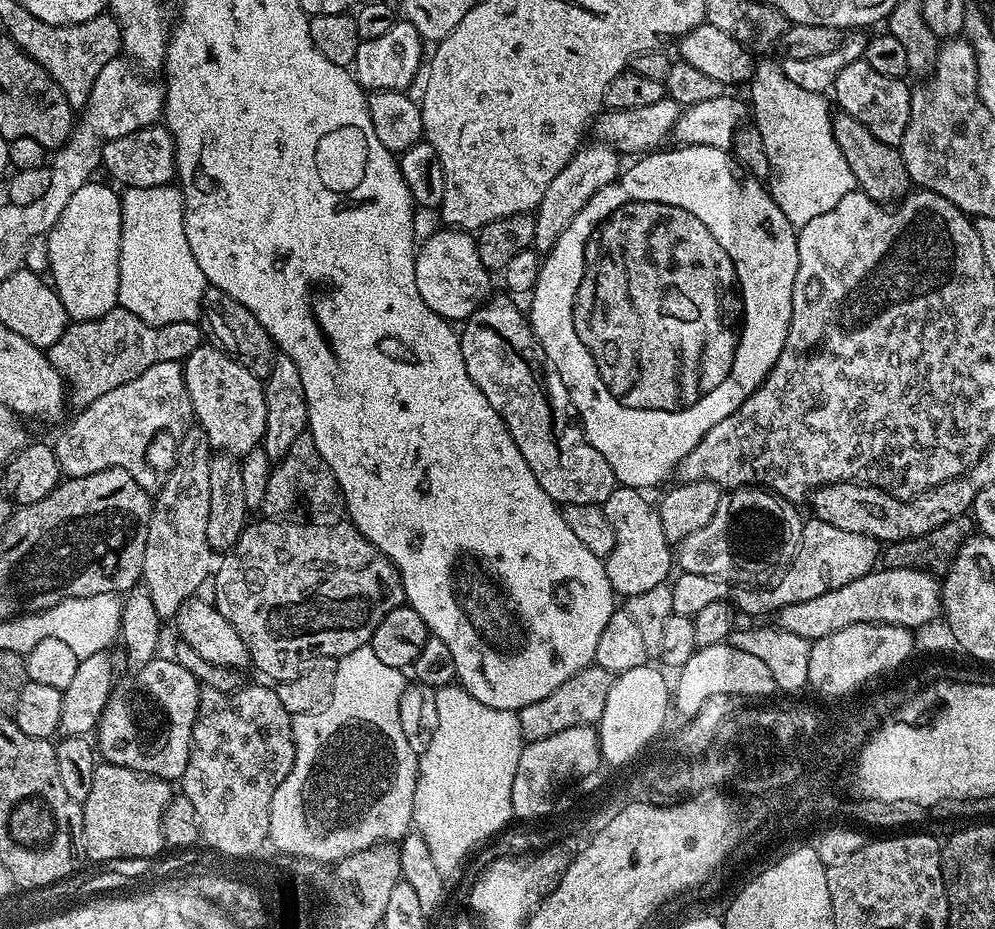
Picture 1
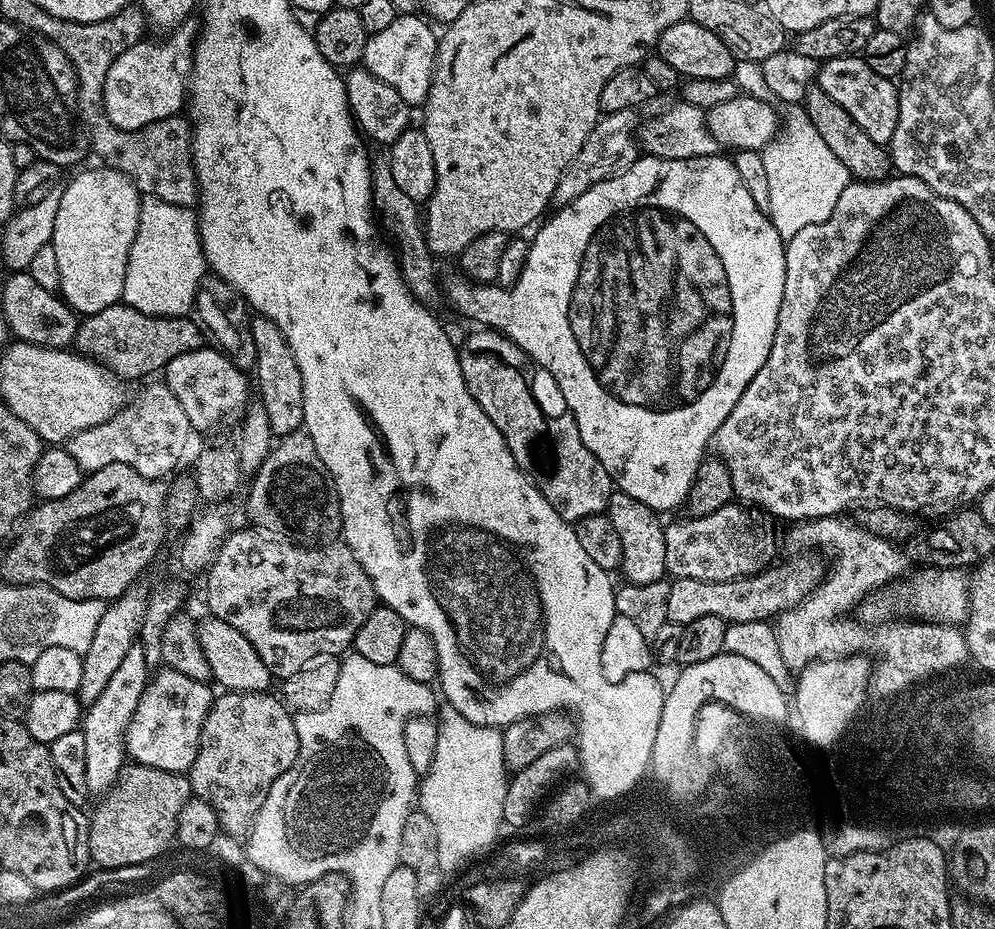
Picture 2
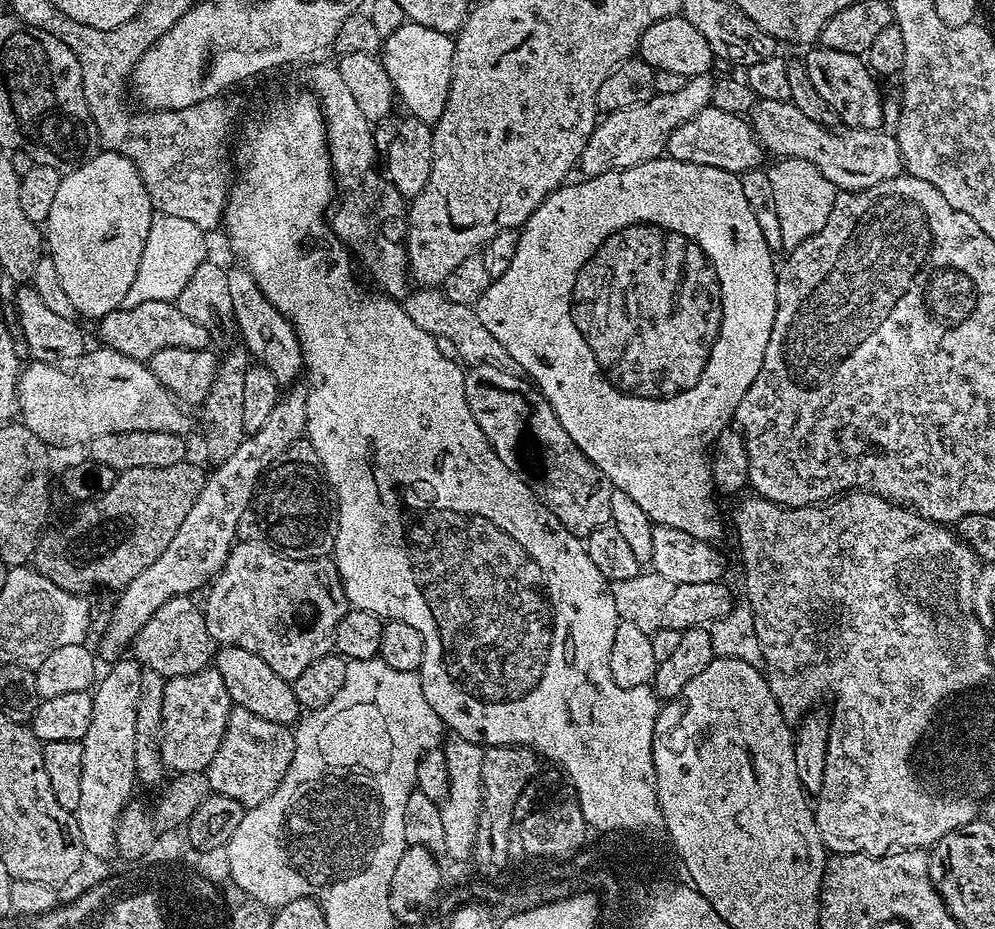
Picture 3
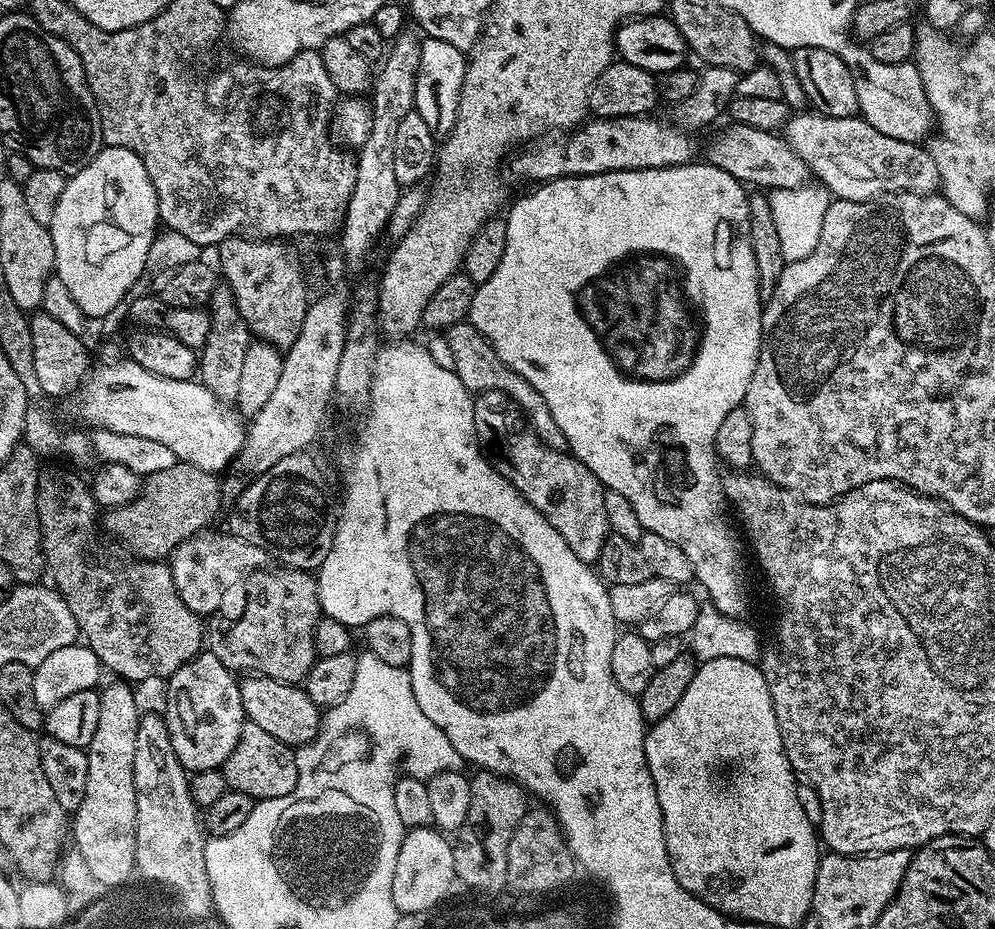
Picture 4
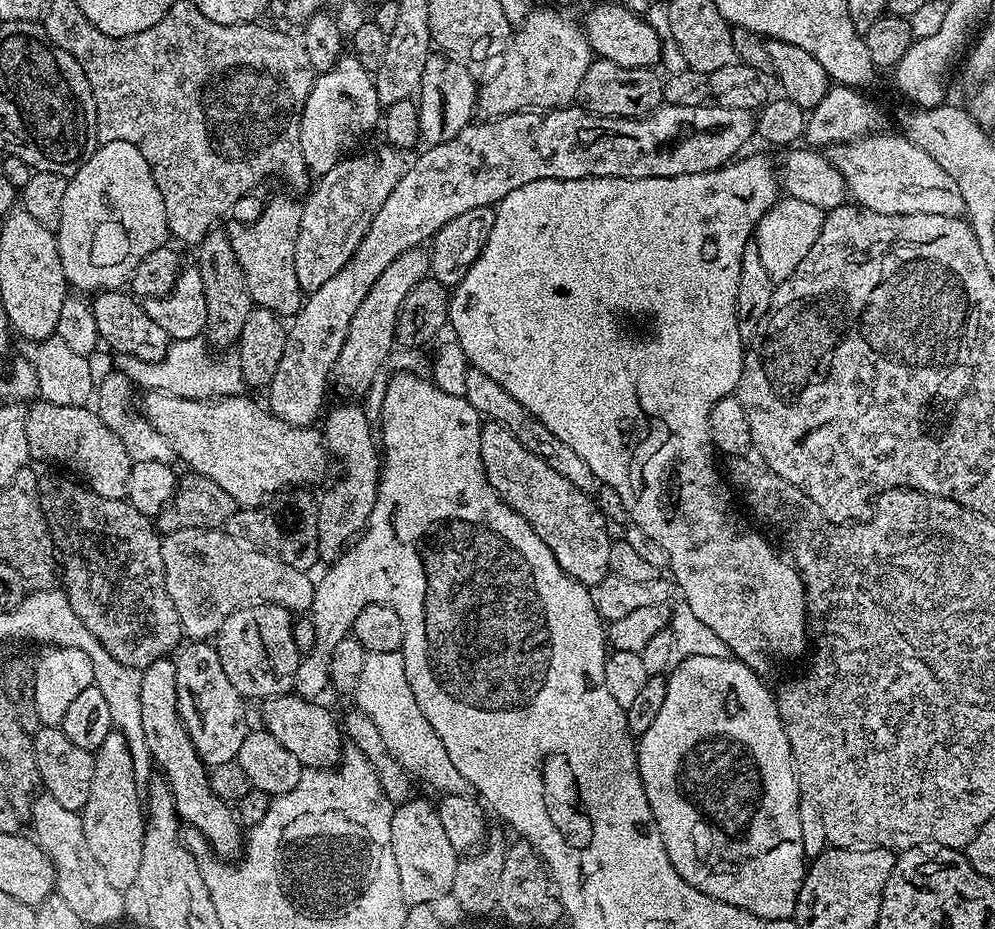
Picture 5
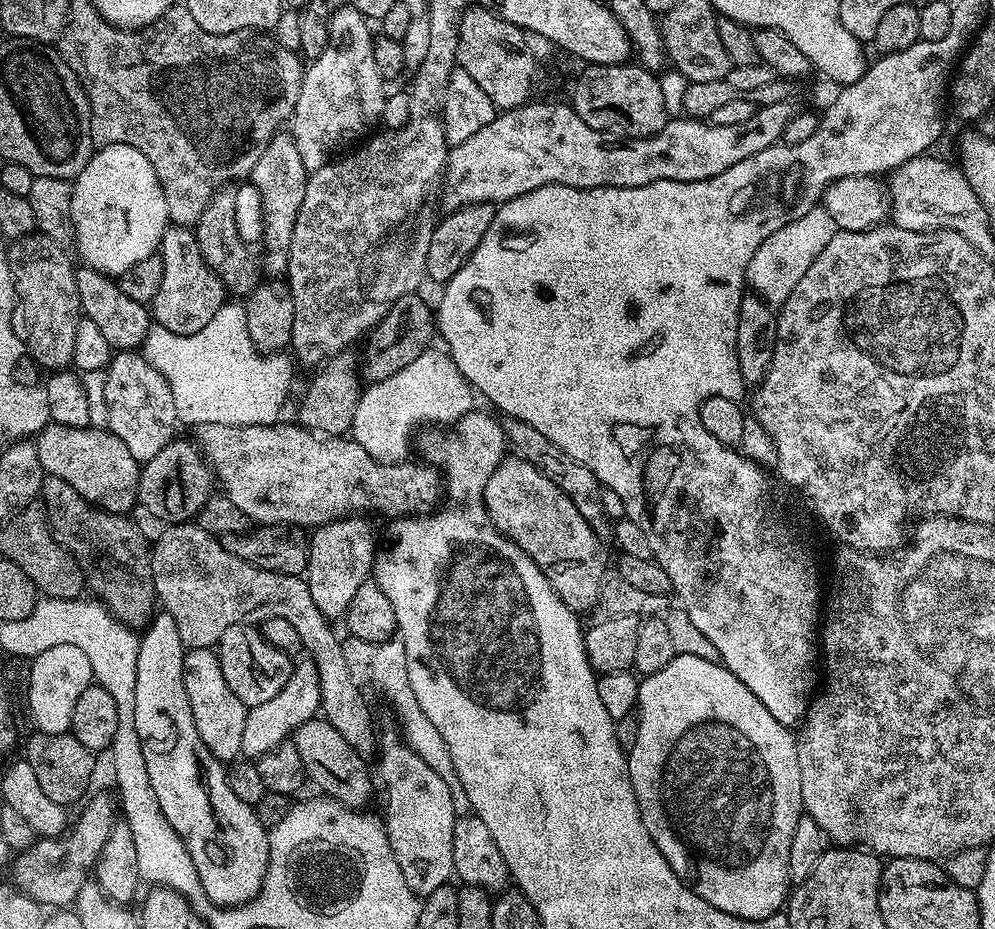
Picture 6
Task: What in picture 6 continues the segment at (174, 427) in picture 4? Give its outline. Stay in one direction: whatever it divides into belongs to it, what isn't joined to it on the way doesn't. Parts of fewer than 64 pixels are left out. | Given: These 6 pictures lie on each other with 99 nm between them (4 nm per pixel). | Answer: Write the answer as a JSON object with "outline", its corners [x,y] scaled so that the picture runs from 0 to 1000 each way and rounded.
{"outline":[[[285,455],[256,456],[246,461],[202,456],[199,461],[199,481],[205,488],[205,494],[212,499],[220,520],[221,517],[225,520],[224,533],[229,534],[254,565],[315,571],[355,553],[370,551],[379,551],[389,558],[418,558],[433,552],[443,541],[444,512],[437,503],[426,497],[381,499],[375,491],[368,489],[368,484],[364,484],[364,480],[360,480],[357,471],[327,473],[325,468],[303,461],[301,455]]]}

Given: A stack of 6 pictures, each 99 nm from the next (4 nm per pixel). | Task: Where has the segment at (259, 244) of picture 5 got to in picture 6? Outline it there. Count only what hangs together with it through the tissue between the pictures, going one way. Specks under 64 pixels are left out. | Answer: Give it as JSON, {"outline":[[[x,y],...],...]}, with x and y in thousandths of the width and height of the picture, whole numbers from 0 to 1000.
{"outline":[[[282,140],[263,161],[263,170],[255,174],[255,183],[251,186],[251,195],[257,201],[257,207],[261,210],[261,224],[265,227],[265,280],[263,276],[263,288],[266,294],[289,292],[289,266],[295,252],[295,239],[299,235],[299,226],[304,222],[304,213],[308,213],[308,196],[311,186],[308,179],[304,179],[304,170],[299,166],[299,157],[295,157],[295,149],[288,141]]]}

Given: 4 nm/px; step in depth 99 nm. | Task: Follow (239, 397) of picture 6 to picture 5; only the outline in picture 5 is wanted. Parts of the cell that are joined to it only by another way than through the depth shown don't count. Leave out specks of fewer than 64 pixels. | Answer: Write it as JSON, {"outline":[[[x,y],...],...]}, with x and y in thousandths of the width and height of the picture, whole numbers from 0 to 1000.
{"outline":[[[204,365],[195,366],[173,366],[169,371],[167,381],[162,388],[156,388],[153,392],[148,392],[145,388],[140,388],[134,383],[118,382],[115,388],[115,396],[123,404],[130,405],[137,413],[142,413],[142,419],[156,420],[166,422],[179,428],[188,431],[208,431],[210,428],[224,428],[240,423],[243,418],[240,395],[236,391],[228,392],[225,388],[216,388],[215,384],[209,383],[210,376],[207,374]]]}

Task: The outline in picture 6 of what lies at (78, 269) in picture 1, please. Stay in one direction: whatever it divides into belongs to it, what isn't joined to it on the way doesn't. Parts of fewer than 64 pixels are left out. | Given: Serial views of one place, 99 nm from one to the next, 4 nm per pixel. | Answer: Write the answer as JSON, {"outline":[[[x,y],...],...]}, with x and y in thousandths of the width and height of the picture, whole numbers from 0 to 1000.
{"outline":[[[107,155],[97,158],[92,165],[90,174],[74,192],[72,216],[70,217],[72,241],[76,244],[75,266],[80,266],[80,276],[85,285],[98,291],[105,297],[120,299],[131,286],[143,282],[143,278],[158,274],[165,250],[171,244],[167,209],[161,199],[151,170],[143,161],[126,155]]]}

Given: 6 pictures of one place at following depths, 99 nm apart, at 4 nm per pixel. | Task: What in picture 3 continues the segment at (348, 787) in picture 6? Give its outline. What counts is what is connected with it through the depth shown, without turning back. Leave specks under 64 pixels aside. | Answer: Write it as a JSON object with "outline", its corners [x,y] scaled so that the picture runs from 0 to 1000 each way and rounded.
{"outline":[[[231,693],[216,703],[215,718],[219,726],[223,726],[223,734],[227,734],[227,743],[236,761],[251,764],[253,769],[259,769],[261,773],[267,773],[271,777],[290,781],[303,774],[304,763],[295,751],[292,735],[275,726],[275,721],[271,721],[271,717],[267,717],[267,713],[259,708],[259,704]]]}

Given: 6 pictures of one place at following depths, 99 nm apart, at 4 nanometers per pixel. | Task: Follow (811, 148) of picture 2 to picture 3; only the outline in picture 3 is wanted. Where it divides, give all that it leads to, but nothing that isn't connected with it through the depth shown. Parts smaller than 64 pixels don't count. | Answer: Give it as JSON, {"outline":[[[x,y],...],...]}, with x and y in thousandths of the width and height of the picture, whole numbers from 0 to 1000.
{"outline":[[[784,170],[779,175],[777,181],[771,182],[771,186],[774,201],[778,205],[778,226],[782,226],[782,243],[786,243],[786,260],[789,268],[795,269],[826,248],[826,243],[830,243],[830,235],[834,235],[842,203],[824,186],[822,179],[814,174]]]}

